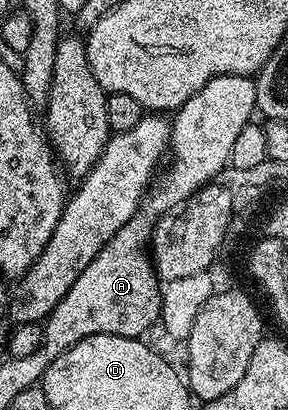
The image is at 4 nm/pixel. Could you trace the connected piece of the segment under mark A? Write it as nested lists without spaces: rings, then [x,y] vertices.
[[[222,75],[210,79],[197,93],[193,93],[193,97],[189,97],[189,101],[185,101],[183,107],[174,112],[173,118],[170,120],[171,146],[169,155],[172,159],[171,164],[169,164],[170,159],[166,164],[166,167],[168,166],[167,176],[160,183],[158,180],[148,190],[145,202],[140,206],[139,212],[128,223],[121,225],[121,229],[117,229],[117,233],[105,244],[101,253],[97,253],[97,257],[93,257],[93,261],[89,261],[89,265],[85,265],[85,269],[77,277],[77,281],[73,281],[69,293],[65,293],[65,297],[61,297],[61,301],[57,301],[54,309],[47,314],[47,318],[42,324],[43,343],[35,350],[34,354],[36,360],[43,359],[44,364],[49,364],[57,357],[61,357],[61,353],[73,349],[73,345],[85,341],[85,337],[94,335],[116,335],[117,337],[138,339],[146,336],[146,331],[160,322],[163,292],[161,280],[155,272],[155,264],[151,261],[149,250],[155,221],[165,214],[174,212],[180,205],[186,204],[196,191],[203,190],[221,173],[223,168],[230,164],[236,138],[240,136],[241,129],[245,129],[252,122],[251,114],[254,116],[256,111],[255,79],[250,75]]]

